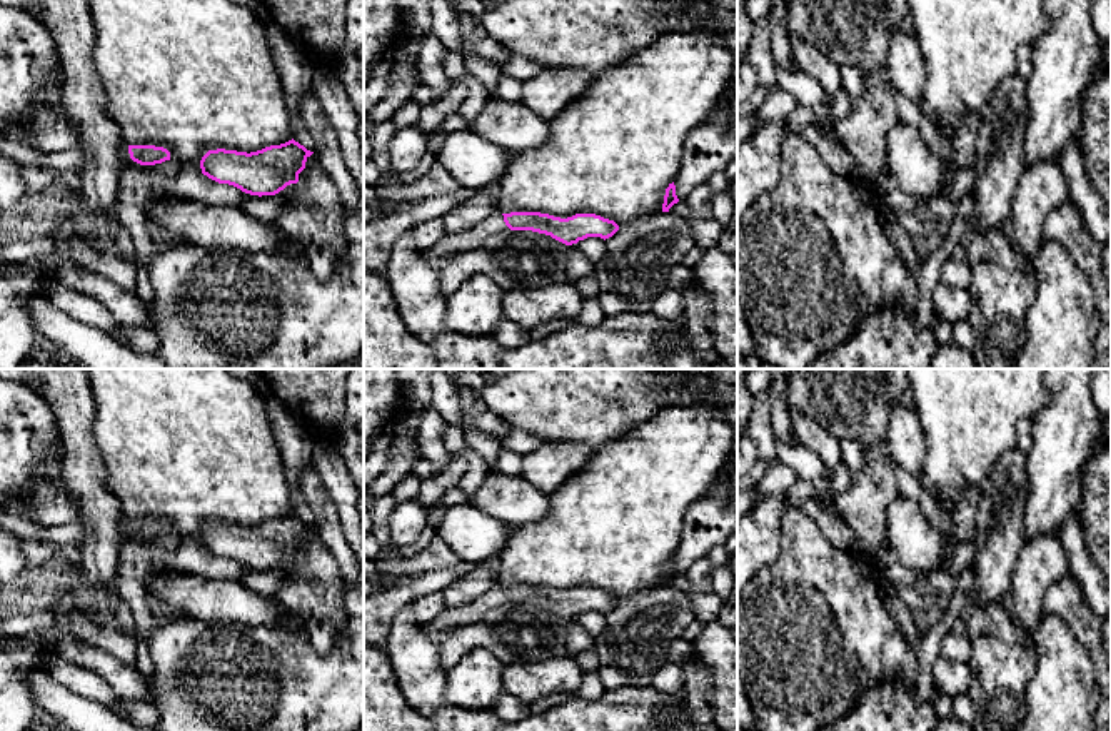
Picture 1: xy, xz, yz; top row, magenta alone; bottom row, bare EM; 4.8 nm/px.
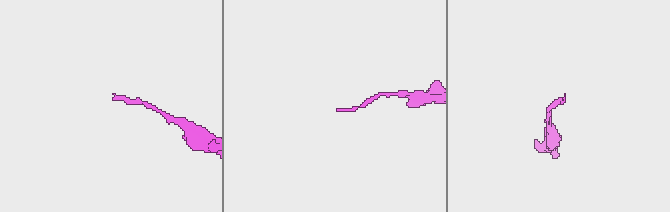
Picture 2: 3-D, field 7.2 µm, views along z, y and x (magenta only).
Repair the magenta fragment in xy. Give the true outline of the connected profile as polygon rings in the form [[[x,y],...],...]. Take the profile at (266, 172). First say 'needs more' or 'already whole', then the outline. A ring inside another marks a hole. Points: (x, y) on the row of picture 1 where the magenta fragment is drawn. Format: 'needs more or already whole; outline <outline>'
already whole; outline [[[294,139],[250,154],[217,149],[202,157],[200,169],[209,179],[245,194],[275,195],[299,182],[299,174],[312,154]]]

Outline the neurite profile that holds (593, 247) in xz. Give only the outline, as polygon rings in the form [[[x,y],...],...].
[[[601,237],[579,240],[577,247],[592,264],[597,264],[606,254],[606,240]]]

